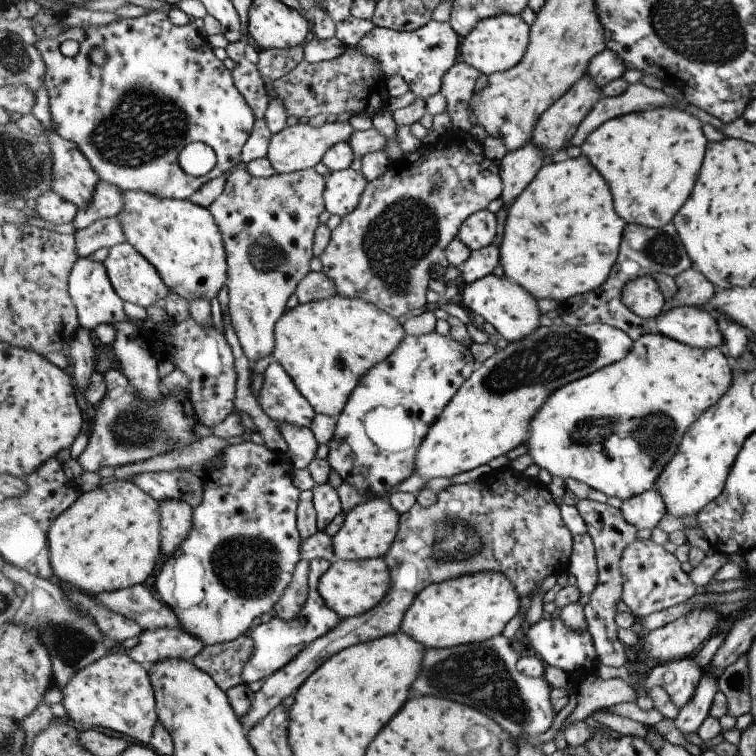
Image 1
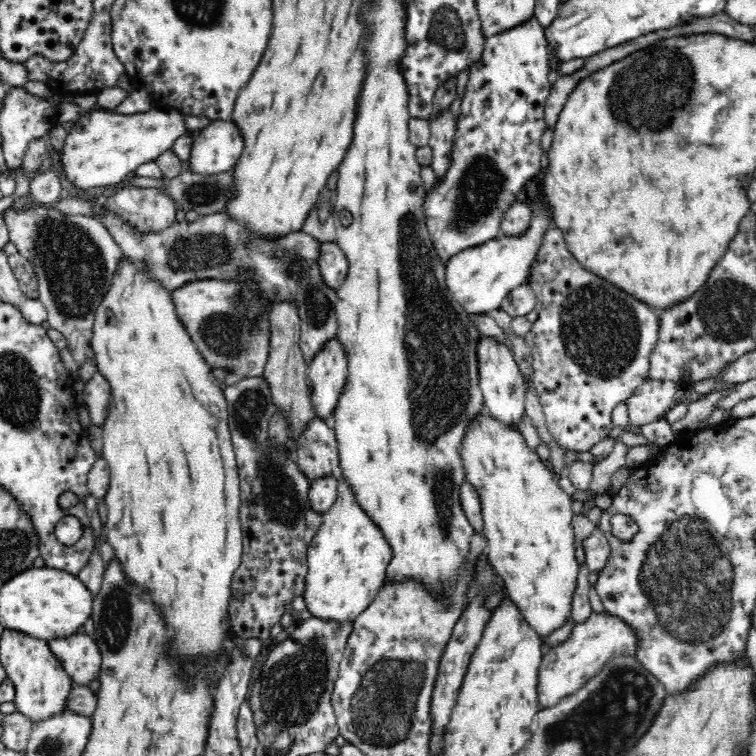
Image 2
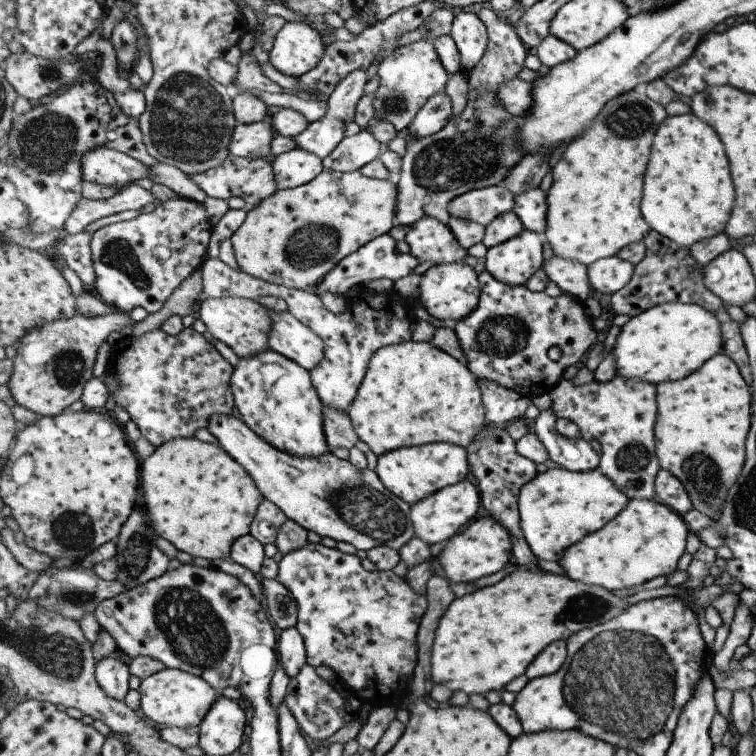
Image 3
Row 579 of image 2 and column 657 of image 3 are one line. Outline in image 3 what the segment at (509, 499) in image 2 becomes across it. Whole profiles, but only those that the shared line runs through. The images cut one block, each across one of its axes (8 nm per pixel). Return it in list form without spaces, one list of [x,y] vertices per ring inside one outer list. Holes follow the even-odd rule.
[[[632,499],[604,529],[569,546],[558,564],[565,575],[587,585],[607,590],[639,588],[657,576],[669,576],[677,570],[687,548],[689,533],[689,525],[682,515],[668,504],[659,500]]]

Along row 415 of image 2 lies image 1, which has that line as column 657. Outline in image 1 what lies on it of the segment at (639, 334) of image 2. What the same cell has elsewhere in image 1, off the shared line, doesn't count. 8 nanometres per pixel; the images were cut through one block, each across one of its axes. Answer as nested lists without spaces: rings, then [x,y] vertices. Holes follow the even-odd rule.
[[[638,539],[627,546],[620,561],[620,572],[624,583],[622,601],[637,620],[653,612],[684,604],[701,591],[701,586],[692,580],[691,574],[683,570],[676,554],[667,552],[667,548],[650,539]]]

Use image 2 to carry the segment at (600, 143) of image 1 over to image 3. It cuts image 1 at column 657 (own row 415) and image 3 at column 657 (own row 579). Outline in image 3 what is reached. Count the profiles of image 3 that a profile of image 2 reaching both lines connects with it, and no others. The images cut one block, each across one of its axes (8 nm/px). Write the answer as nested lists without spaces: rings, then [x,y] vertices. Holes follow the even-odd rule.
[[[695,113],[669,116],[657,131],[645,173],[641,212],[653,230],[682,247],[725,233],[737,202],[732,163],[725,152],[717,131]]]

